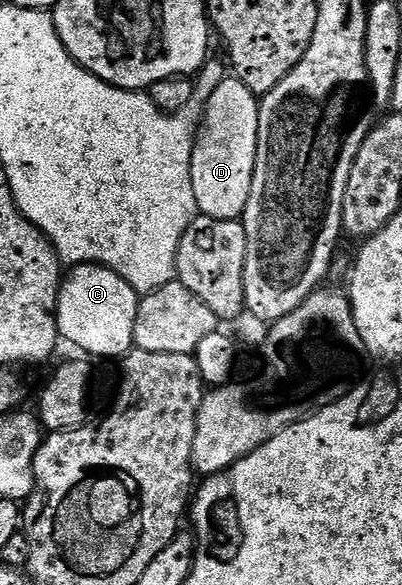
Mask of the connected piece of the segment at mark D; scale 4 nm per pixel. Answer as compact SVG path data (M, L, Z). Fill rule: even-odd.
M228 77L213 90L203 107L190 162L192 193L199 212L214 220L239 220L246 208L248 189L255 171L258 105L257 96L246 85Z

